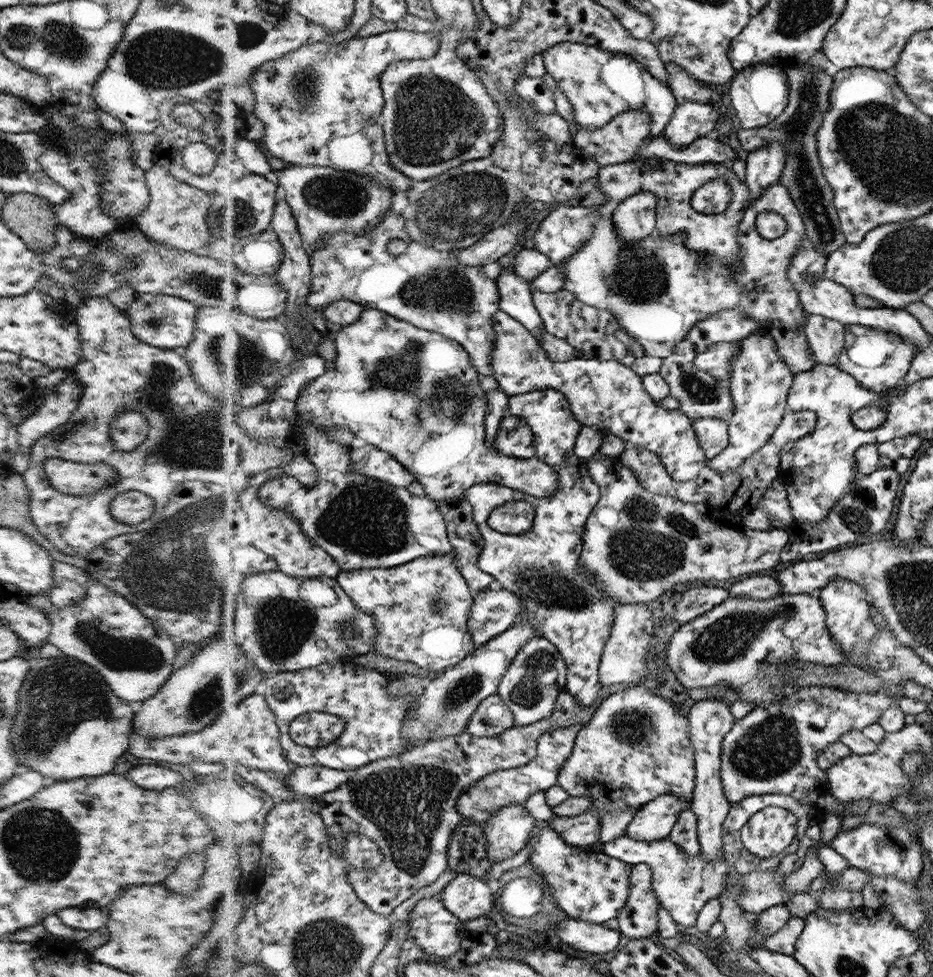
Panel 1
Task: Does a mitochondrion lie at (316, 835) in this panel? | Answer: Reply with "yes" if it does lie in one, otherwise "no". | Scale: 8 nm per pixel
no

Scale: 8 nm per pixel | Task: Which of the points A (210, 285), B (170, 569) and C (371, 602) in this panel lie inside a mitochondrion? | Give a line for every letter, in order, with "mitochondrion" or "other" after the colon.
A: mitochondrion
B: mitochondrion
C: other

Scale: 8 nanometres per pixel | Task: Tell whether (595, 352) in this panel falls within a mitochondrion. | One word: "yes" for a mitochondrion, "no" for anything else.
no

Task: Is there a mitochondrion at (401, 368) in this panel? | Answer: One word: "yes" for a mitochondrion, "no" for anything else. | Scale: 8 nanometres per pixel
yes

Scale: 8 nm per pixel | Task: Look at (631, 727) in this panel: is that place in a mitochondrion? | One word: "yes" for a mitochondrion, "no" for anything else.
yes

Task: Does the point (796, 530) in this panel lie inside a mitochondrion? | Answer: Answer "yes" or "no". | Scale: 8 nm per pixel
no

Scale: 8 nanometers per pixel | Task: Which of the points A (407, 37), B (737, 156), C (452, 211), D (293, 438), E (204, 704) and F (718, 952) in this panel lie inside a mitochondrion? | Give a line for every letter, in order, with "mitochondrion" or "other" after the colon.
A: other
B: other
C: mitochondrion
D: other
E: mitochondrion
F: other

